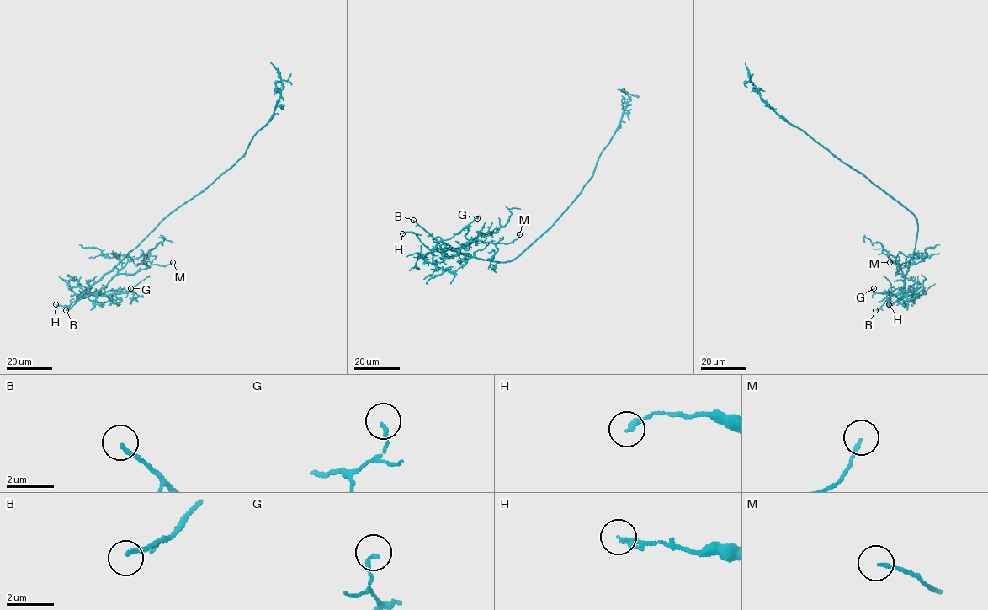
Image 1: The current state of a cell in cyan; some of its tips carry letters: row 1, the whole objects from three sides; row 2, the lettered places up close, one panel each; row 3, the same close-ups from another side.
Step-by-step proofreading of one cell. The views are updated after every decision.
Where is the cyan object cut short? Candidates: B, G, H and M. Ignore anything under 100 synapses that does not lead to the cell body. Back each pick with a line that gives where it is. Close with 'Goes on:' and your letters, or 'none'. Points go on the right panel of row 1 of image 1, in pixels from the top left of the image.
B: place (875, 310)
Goes on: B

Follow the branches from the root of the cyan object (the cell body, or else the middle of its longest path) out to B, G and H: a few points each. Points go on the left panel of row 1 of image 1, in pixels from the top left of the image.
B: (176, 209), (94, 282), (88, 289), (89, 295), (81, 297), (66, 310)
G: (176, 209), (94, 282), (88, 292), (96, 296), (127, 293), (130, 288)
H: (176, 209), (86, 292), (69, 306), (55, 304)

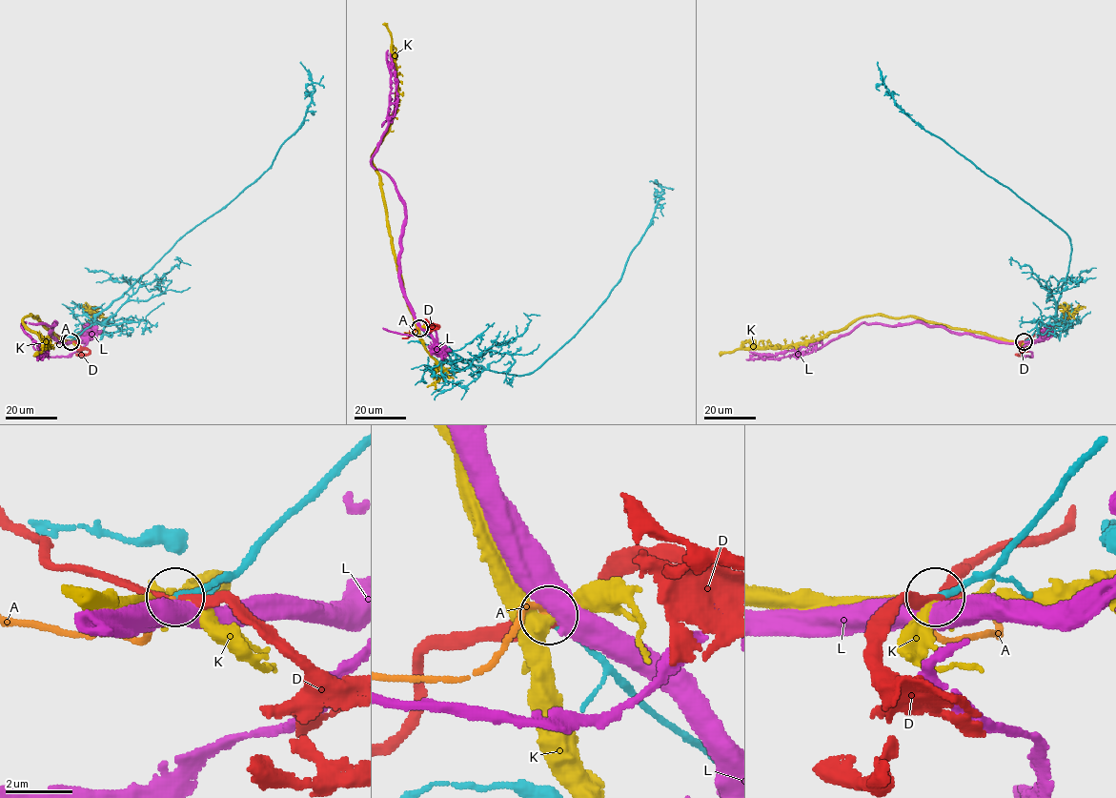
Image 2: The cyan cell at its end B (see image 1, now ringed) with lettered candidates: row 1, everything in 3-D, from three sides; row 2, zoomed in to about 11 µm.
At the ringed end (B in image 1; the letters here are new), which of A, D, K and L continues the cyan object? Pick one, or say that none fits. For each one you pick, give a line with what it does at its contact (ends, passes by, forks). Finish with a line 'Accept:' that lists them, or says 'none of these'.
A: it ends
Accept: A

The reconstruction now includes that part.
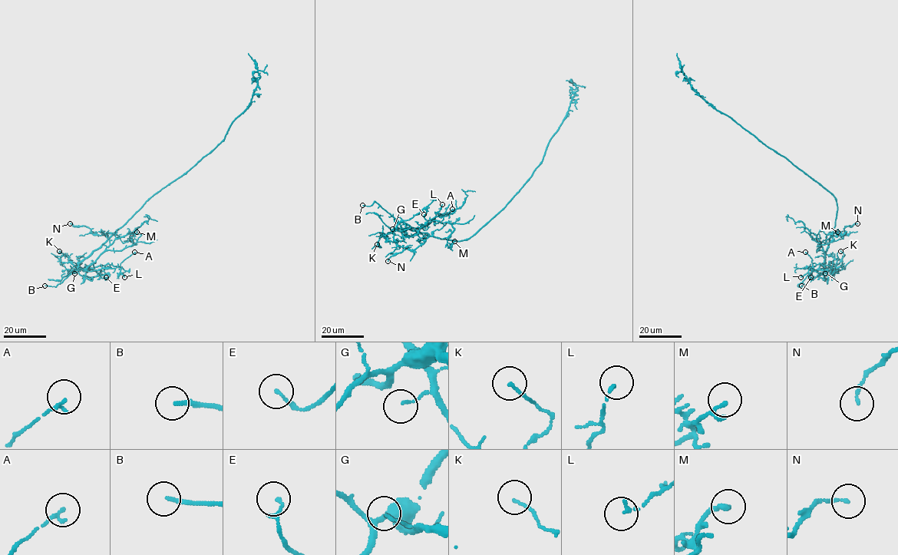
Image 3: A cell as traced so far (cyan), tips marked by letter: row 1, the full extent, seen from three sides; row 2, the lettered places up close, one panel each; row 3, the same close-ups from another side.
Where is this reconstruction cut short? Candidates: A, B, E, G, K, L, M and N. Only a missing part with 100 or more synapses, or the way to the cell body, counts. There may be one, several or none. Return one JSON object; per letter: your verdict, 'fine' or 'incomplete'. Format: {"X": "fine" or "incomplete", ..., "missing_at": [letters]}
{"A": "fine", "B": "incomplete", "E": "fine", "G": "fine", "K": "fine", "L": "fine", "M": "fine", "N": "fine", "missing_at": ["B"]}

